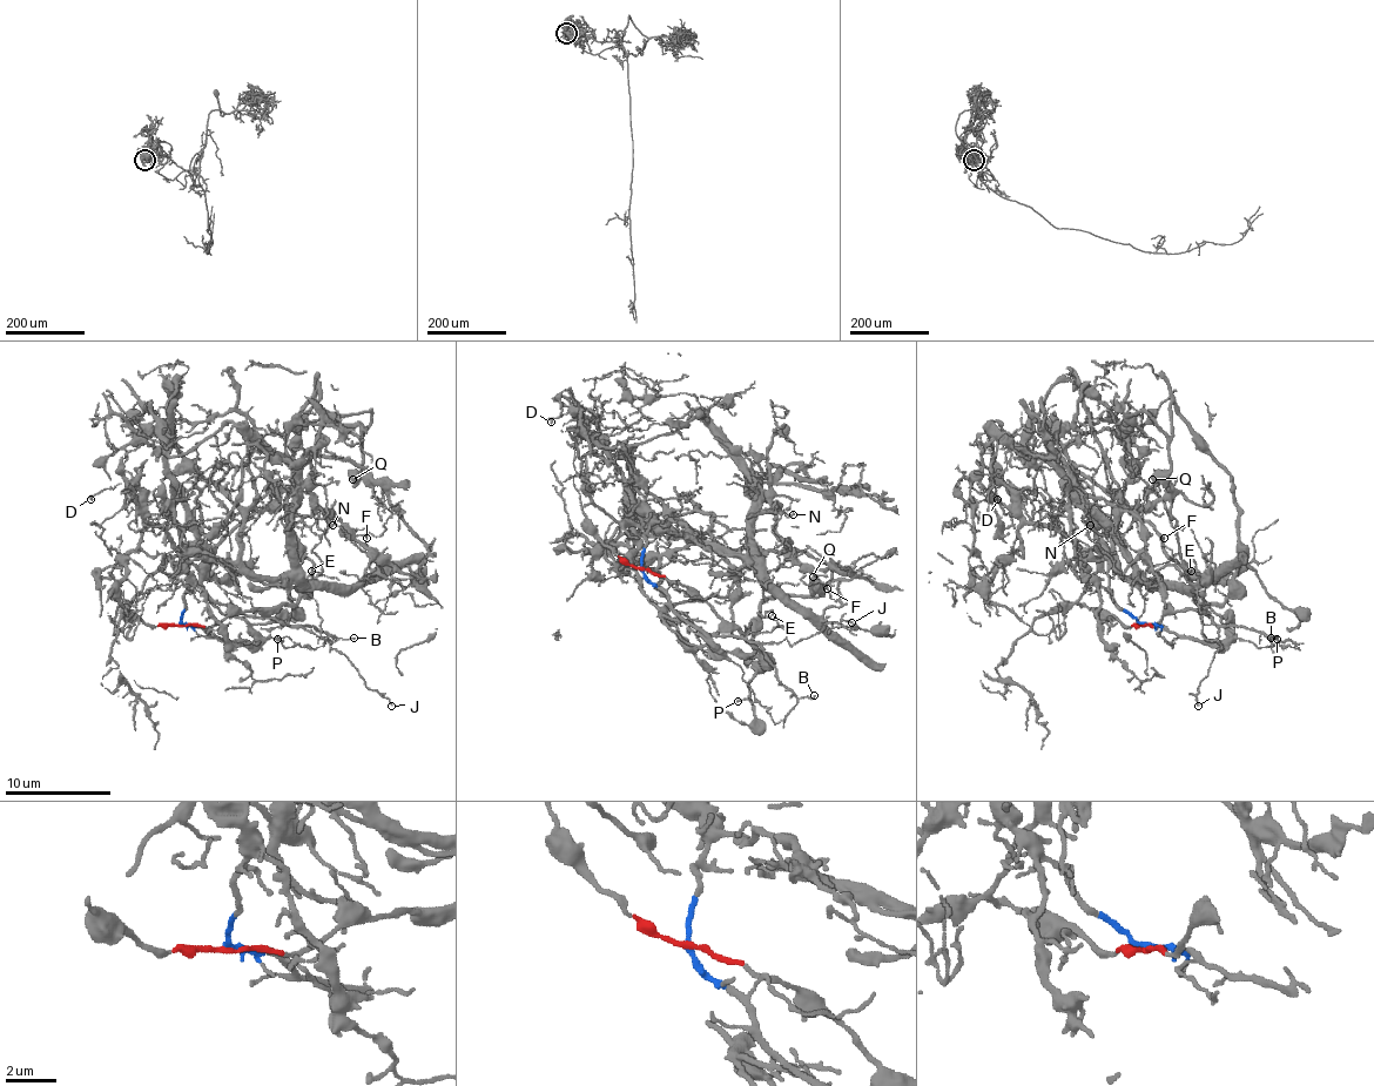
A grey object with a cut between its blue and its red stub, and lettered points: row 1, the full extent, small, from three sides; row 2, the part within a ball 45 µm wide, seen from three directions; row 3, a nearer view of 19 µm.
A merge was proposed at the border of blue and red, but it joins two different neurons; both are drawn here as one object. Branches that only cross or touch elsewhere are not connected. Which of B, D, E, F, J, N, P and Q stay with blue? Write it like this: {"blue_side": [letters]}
{"blue_side": ["D", "F", "N", "P"]}

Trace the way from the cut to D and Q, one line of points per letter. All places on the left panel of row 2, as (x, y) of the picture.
D: (180, 624), (184, 608), (188, 566), (135, 497), (114, 486), (89, 500)
Q: (180, 624), (290, 606), (311, 577), (285, 497), (309, 402), (362, 444), (351, 479)

